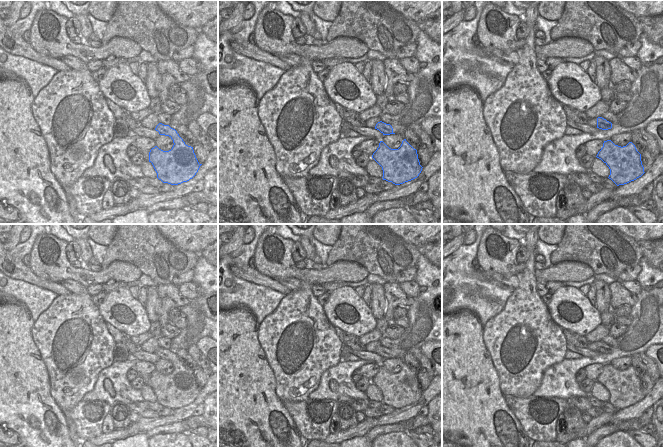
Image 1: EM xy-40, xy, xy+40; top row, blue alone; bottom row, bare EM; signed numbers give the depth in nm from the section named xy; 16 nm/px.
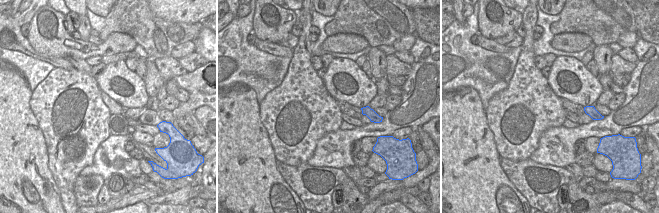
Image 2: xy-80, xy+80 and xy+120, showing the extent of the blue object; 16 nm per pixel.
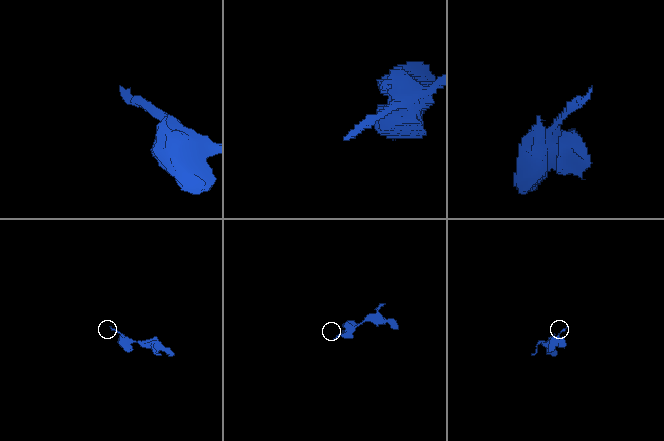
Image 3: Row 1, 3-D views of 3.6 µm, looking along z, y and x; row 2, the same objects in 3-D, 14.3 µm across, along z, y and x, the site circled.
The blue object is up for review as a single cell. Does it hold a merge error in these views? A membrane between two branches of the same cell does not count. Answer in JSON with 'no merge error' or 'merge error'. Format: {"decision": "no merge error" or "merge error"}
{"decision": "merge error"}

